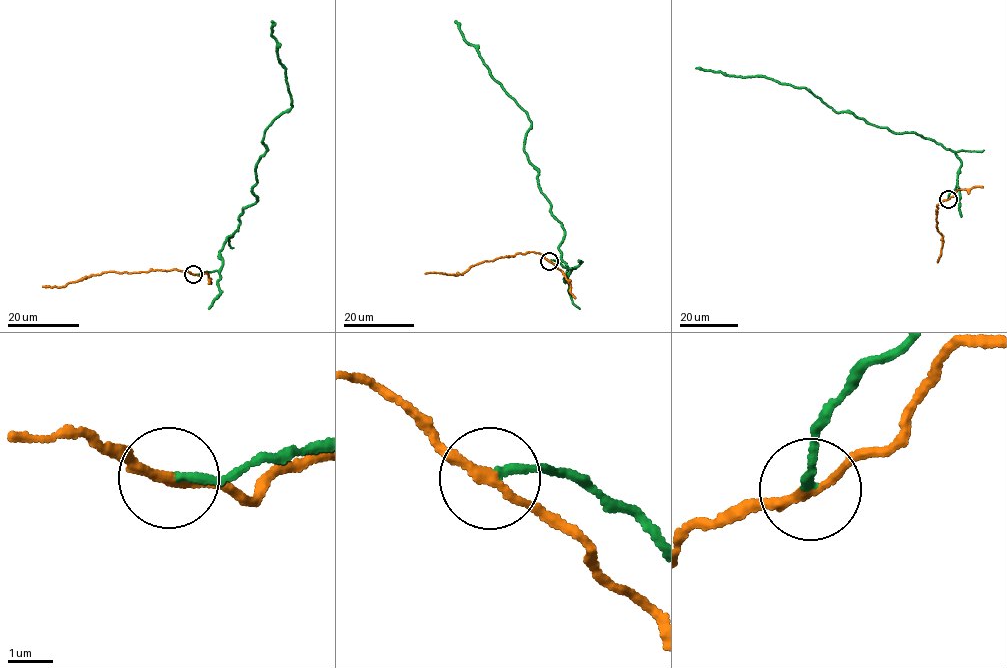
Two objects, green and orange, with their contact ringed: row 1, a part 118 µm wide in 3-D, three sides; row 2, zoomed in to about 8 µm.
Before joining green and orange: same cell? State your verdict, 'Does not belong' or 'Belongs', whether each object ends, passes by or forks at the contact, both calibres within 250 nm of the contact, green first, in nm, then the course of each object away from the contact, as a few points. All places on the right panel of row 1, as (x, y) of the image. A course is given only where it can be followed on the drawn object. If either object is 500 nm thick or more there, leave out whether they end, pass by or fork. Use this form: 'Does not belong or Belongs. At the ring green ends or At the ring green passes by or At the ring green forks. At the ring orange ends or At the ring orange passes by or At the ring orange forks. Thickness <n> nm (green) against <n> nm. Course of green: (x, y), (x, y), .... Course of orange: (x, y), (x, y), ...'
Does not belong. At the ring green ends. At the ring orange passes by. Thickness 180 nm (green) against 200 nm. Course of green: (948, 199), (961, 162), (935, 141), (835, 112), (803, 87), (696, 68). Course of orange: (948, 199), (936, 205), (936, 226), (942, 235), (943, 245), (937, 261)

